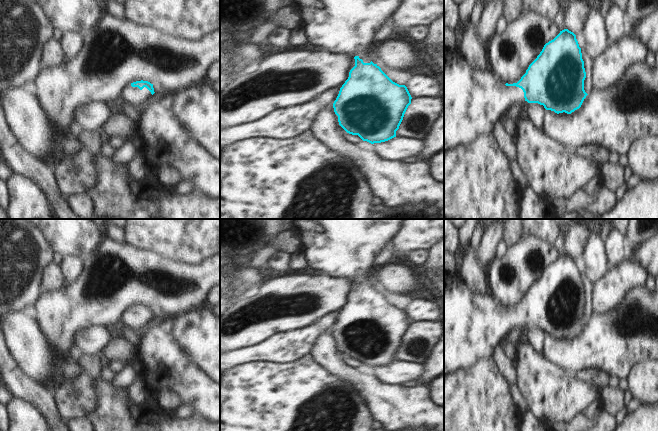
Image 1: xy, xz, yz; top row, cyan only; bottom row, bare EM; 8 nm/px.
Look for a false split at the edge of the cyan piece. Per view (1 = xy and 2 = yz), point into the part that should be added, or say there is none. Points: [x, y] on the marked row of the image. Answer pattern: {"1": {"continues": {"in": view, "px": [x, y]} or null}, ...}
{"1": {"continues": {"in": "xy", "px": [133, 95]}}, "2": {"continues": {"in": "yz", "px": [474, 100]}}}

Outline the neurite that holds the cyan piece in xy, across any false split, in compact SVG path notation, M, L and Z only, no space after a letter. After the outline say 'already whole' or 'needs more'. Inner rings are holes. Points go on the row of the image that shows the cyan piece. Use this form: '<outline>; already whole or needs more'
M143 80L136 81L125 88L122 100L136 106L141 103L147 103L154 93L153 84Z; needs more

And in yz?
M568 29L560 31L553 40L546 43L537 58L529 65L526 73L517 83L513 84L503 83L491 69L472 68L459 47L444 51L444 152L459 144L467 144L479 135L492 134L497 121L502 119L515 103L525 101L538 103L543 105L546 110L554 111L557 114L563 112L571 114L581 107L588 95L584 90L585 78L586 72L581 48L576 35Z; needs more

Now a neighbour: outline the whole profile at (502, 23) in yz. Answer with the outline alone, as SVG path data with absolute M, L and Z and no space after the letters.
M502 15L496 25L495 34L500 34L506 30L508 26L508 21L504 15Z

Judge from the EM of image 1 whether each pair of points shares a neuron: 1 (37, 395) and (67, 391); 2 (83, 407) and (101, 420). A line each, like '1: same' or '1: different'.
1: different
2: different

